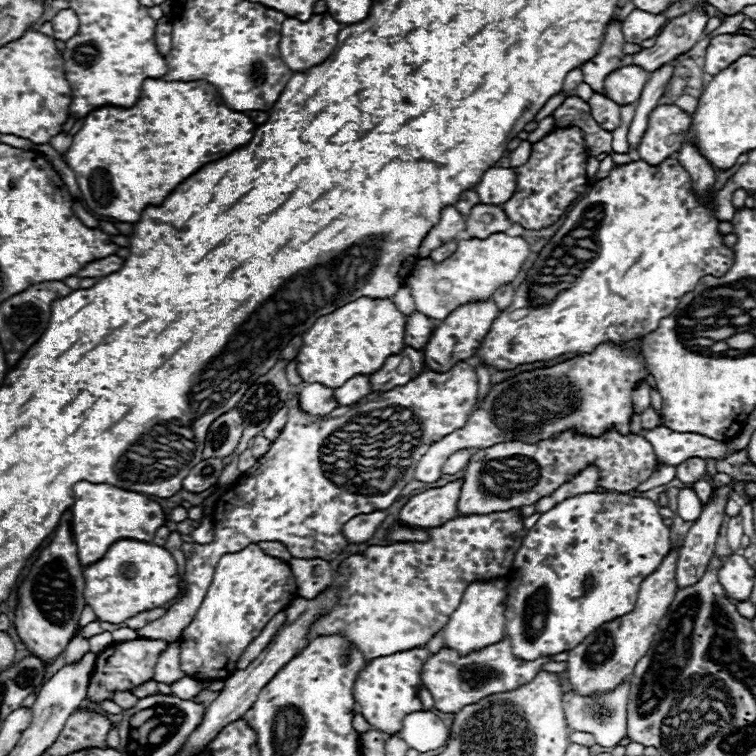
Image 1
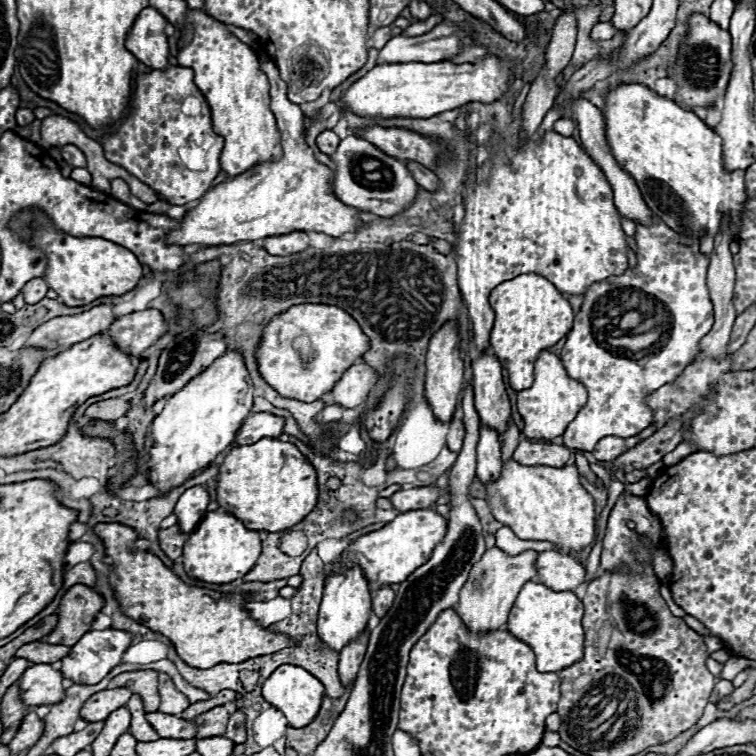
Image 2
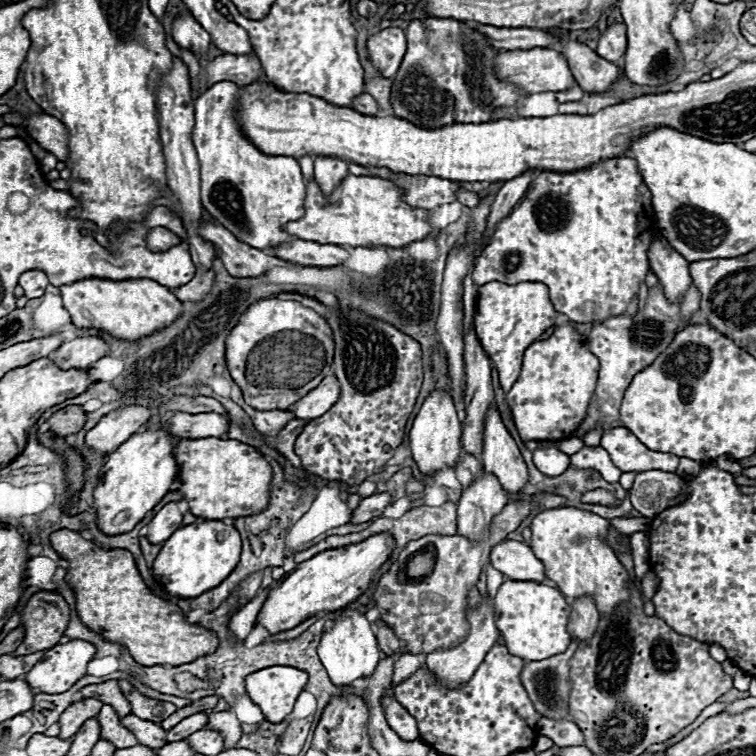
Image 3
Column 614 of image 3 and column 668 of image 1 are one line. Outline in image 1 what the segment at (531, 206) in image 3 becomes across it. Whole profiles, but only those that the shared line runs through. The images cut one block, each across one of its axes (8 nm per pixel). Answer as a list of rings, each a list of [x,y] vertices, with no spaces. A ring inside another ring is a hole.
[[[666,158],[658,166],[650,166],[642,160],[628,162],[624,166],[614,166],[610,170],[610,174],[606,178],[602,178],[600,182],[596,182],[594,186],[590,186],[588,192],[582,194],[582,198],[566,214],[566,218],[560,224],[560,228],[556,230],[556,234],[538,252],[538,258],[534,260],[534,266],[528,270],[526,280],[522,280],[522,284],[514,292],[512,304],[496,316],[488,336],[482,340],[482,344],[480,344],[480,348],[474,356],[482,364],[486,364],[488,368],[512,370],[512,368],[522,366],[522,364],[532,364],[532,362],[540,362],[540,360],[554,360],[562,354],[590,354],[596,346],[600,346],[604,342],[626,344],[630,340],[636,340],[636,338],[642,338],[642,336],[654,332],[658,328],[660,320],[670,316],[676,310],[680,298],[686,292],[690,292],[702,276],[724,276],[730,270],[732,262],[734,262],[732,248],[726,248],[724,246],[724,236],[718,234],[718,220],[712,214],[712,206],[700,206],[698,204],[696,196],[690,190],[690,176],[680,166],[680,162],[676,158]]]

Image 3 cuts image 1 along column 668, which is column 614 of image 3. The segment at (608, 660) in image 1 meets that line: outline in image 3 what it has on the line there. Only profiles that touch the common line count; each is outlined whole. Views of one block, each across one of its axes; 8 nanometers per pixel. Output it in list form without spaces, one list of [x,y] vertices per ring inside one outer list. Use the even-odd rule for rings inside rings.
[[[548,508],[534,516],[530,528],[532,550],[546,566],[546,578],[550,578],[566,598],[590,594],[596,598],[600,614],[608,614],[612,606],[628,600],[626,582],[630,582],[630,576],[606,540],[608,520],[580,508]]]

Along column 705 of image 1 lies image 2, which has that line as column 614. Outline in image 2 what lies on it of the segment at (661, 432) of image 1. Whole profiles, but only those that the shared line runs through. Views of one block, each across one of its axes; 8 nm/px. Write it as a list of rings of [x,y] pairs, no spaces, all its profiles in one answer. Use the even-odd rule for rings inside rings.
[[[606,436],[606,438],[602,438],[602,440],[596,444],[594,456],[596,456],[596,460],[612,462],[612,460],[618,458],[624,450],[626,450],[624,438],[618,438],[618,436]]]

